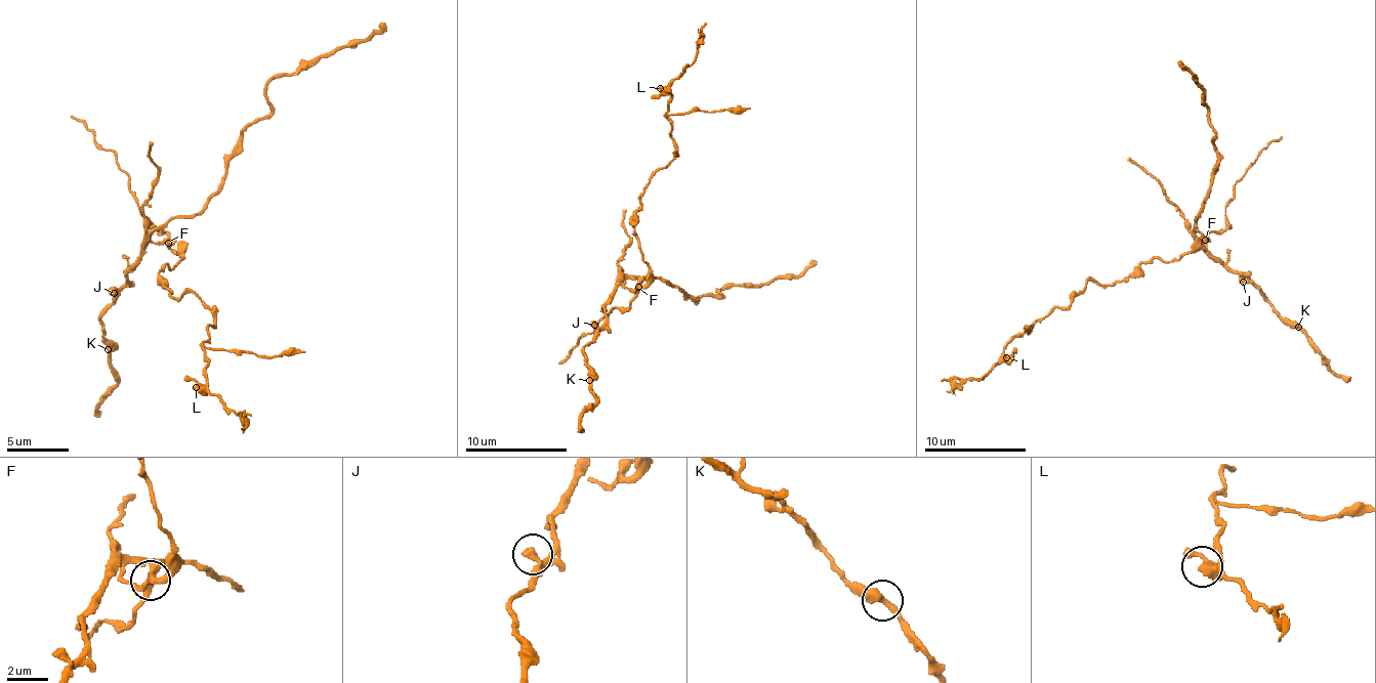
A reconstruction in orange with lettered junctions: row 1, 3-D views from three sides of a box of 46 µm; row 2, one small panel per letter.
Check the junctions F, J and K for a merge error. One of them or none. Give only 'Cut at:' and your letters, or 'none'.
Cut at: F

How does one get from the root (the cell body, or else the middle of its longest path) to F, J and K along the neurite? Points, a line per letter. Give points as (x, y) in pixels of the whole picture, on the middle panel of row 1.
F: (648, 273), (637, 286)
J: (648, 273), (635, 289), (625, 289), (620, 284), (605, 306), (605, 322), (599, 327), (594, 325)
K: (648, 273), (635, 289), (625, 289), (620, 284), (605, 306), (605, 327), (584, 347), (589, 380)

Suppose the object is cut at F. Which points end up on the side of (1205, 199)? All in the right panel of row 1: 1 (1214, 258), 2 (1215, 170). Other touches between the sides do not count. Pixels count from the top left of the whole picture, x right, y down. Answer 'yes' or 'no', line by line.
1: yes
2: yes

